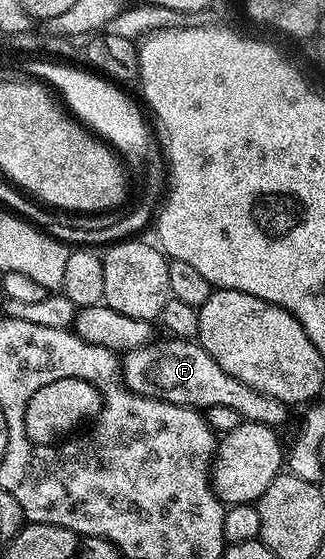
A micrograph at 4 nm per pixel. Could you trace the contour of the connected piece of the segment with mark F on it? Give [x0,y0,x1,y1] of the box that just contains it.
[123,338,290,430]

